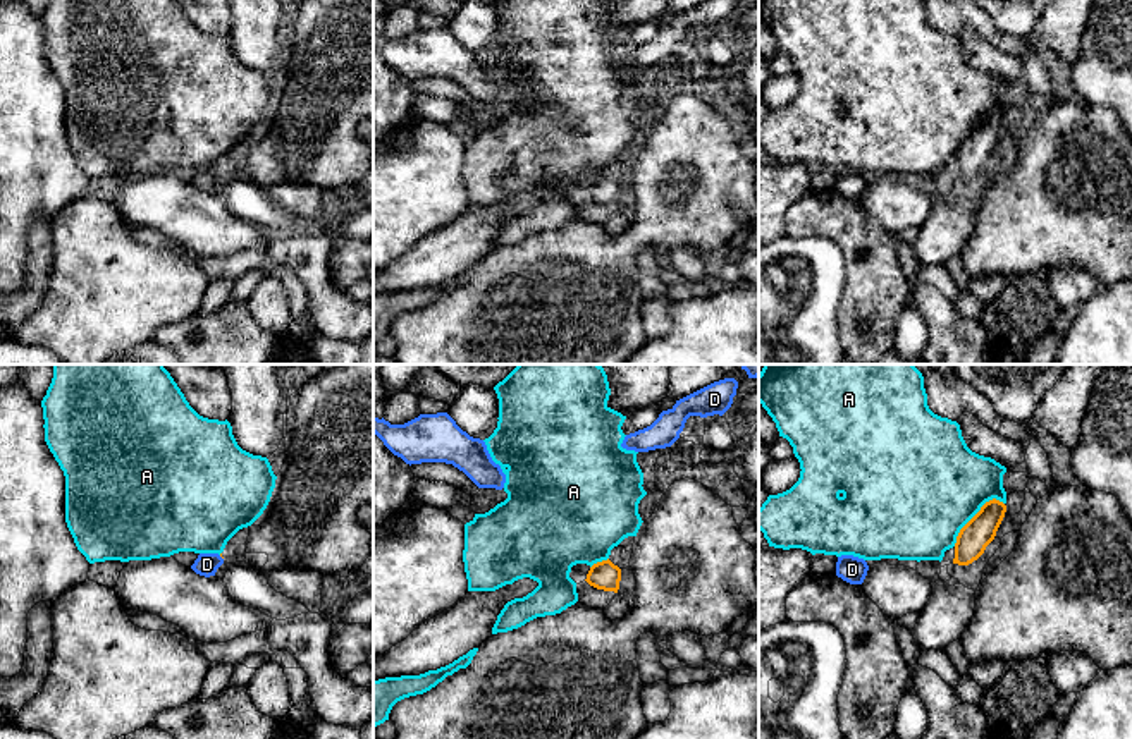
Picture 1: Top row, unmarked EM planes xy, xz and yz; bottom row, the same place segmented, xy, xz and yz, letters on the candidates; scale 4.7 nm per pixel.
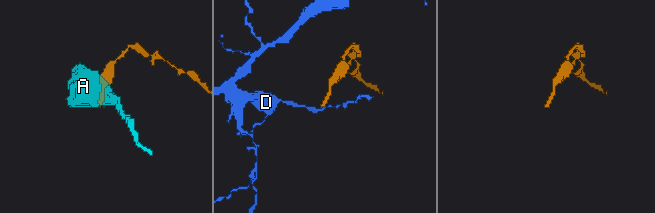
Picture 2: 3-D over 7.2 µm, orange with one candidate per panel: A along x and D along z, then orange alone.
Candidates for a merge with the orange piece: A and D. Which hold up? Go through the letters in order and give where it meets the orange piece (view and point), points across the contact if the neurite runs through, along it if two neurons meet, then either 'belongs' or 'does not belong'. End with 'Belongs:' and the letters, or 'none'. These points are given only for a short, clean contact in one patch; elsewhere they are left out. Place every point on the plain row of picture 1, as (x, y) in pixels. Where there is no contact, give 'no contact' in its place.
A: contact yz (974, 131); does not belong
D: no contact; belongs
Belongs: D

